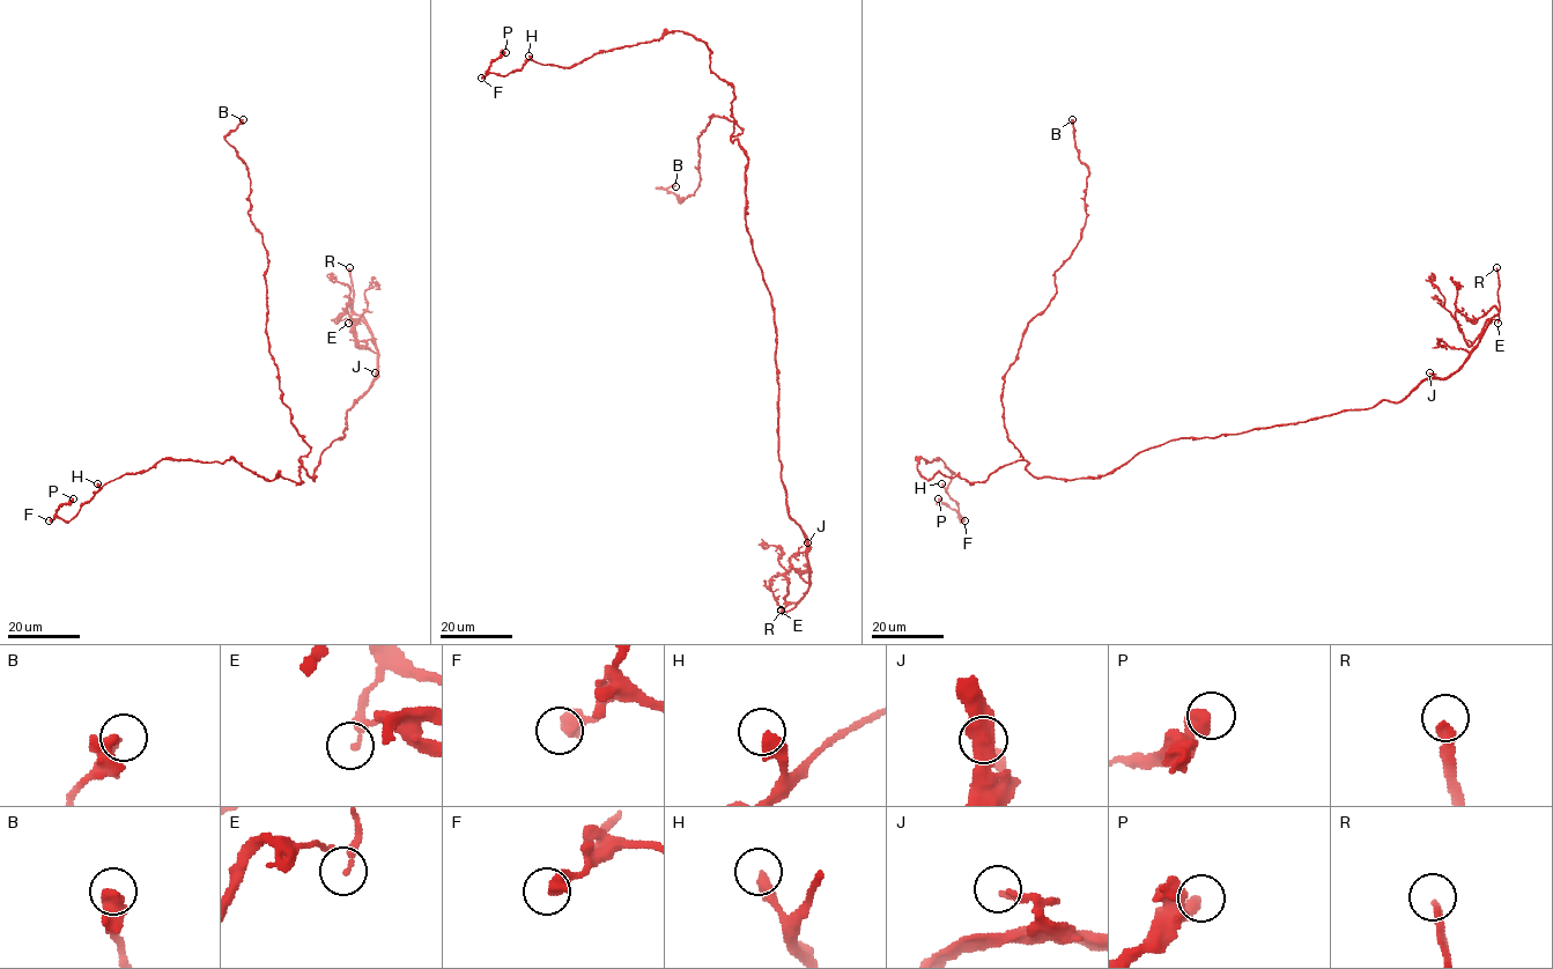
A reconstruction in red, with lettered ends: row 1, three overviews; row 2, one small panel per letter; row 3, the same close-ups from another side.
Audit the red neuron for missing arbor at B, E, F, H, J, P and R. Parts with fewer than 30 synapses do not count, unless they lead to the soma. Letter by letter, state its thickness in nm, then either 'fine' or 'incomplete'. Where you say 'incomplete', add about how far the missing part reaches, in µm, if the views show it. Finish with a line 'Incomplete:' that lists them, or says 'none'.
B: calibre 400 nm; fine
E: calibre 140 nm; fine
F: calibre 500 nm; fine
H: calibre 420 nm; fine
J: calibre 200 nm; fine
P: calibre 500 nm; fine
R: calibre 240 nm; incomplete; missing 20 µm
Incomplete: R

